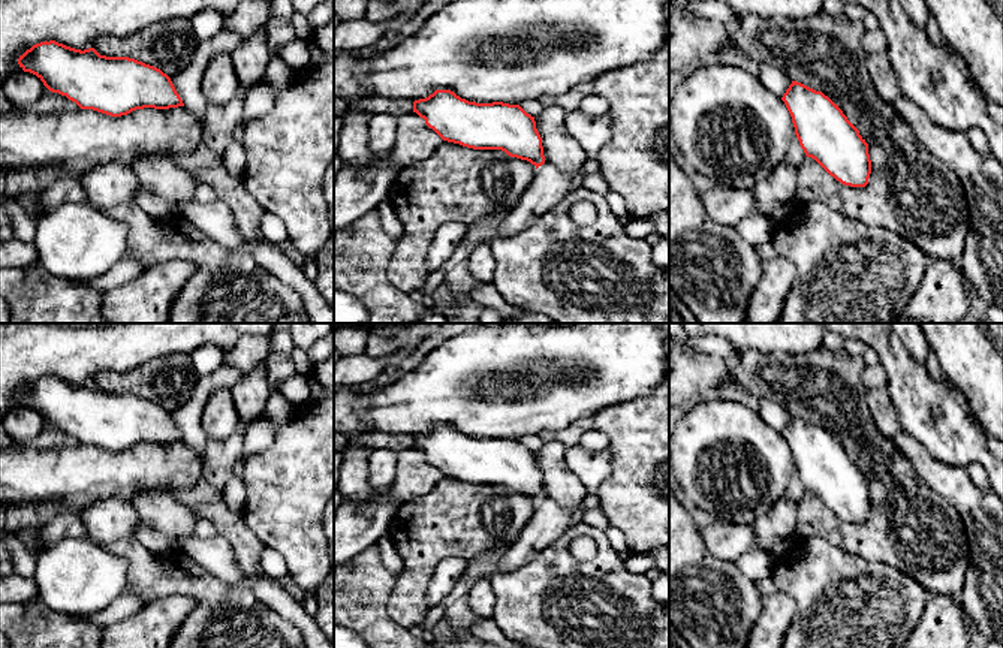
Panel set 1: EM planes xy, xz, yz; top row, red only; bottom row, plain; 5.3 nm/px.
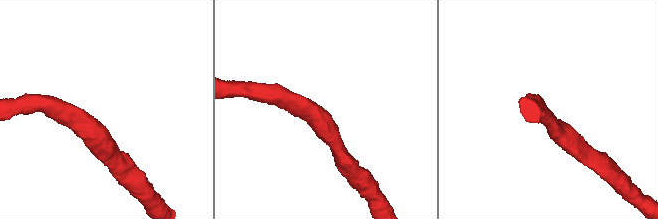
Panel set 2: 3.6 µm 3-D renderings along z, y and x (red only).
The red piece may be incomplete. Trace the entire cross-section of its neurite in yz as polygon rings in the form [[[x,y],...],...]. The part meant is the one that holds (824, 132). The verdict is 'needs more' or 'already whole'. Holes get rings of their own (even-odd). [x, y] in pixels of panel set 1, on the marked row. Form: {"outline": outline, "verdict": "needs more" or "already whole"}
{"outline": [[[696,64],[675,90],[671,118],[675,144],[684,159],[717,186],[752,190],[784,162],[793,136],[805,156],[814,159],[841,184],[868,184],[868,144],[838,105],[801,82],[792,81],[786,93],[777,97],[757,76],[741,67]]], "verdict": "needs more"}

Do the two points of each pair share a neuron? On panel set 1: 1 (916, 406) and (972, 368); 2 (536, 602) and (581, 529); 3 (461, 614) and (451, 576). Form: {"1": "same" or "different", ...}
{"1": "different", "2": "same", "3": "different"}

